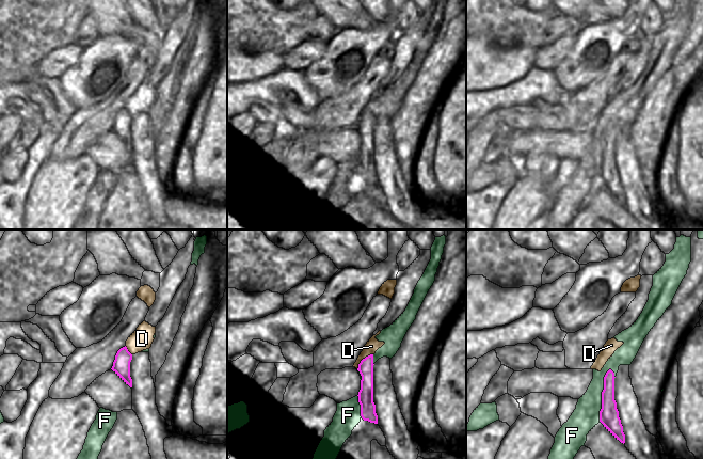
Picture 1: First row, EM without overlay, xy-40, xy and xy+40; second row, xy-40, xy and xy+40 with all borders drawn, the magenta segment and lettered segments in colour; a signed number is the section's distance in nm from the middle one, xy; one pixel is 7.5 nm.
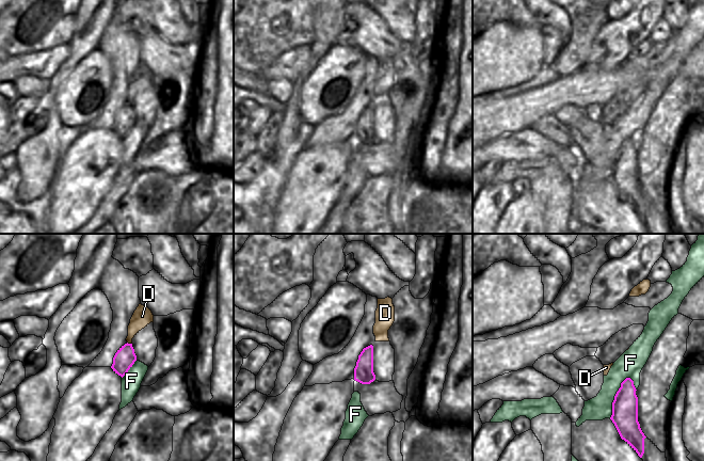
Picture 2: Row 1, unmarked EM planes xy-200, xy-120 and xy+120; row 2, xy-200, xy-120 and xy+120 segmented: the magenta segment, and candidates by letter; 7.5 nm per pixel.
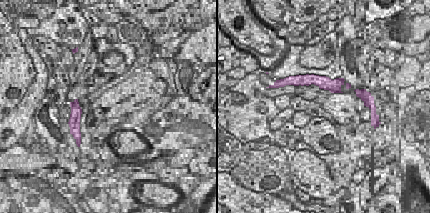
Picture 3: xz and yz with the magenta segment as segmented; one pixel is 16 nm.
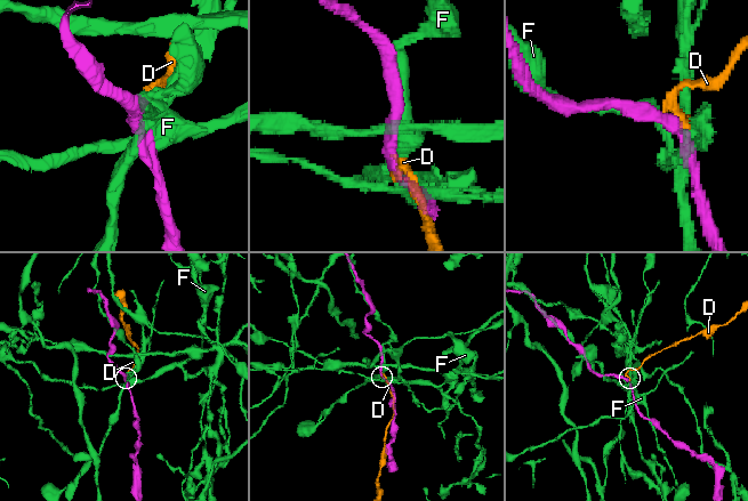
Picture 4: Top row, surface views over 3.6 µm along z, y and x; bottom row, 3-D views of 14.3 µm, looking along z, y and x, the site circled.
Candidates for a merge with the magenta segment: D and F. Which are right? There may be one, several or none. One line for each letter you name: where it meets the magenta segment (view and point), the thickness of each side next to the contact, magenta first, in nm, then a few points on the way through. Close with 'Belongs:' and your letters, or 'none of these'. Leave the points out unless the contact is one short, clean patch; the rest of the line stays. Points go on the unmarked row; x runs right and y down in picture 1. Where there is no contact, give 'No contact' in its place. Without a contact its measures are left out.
Belongs: none of these

